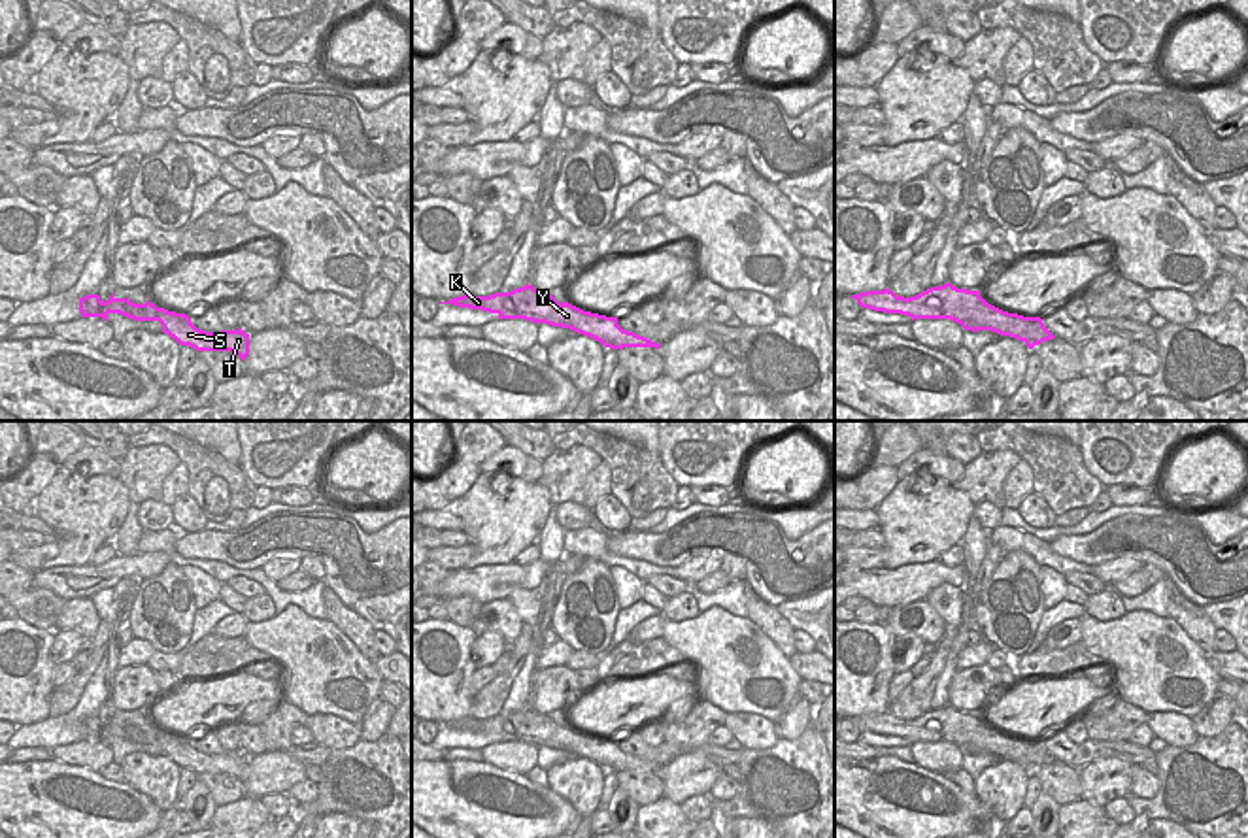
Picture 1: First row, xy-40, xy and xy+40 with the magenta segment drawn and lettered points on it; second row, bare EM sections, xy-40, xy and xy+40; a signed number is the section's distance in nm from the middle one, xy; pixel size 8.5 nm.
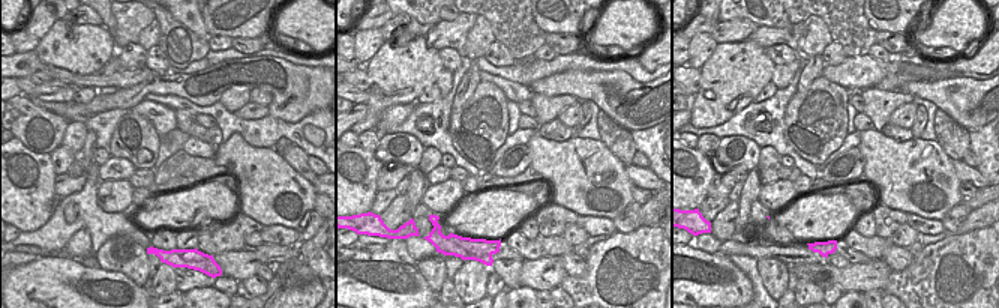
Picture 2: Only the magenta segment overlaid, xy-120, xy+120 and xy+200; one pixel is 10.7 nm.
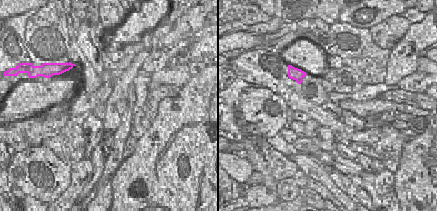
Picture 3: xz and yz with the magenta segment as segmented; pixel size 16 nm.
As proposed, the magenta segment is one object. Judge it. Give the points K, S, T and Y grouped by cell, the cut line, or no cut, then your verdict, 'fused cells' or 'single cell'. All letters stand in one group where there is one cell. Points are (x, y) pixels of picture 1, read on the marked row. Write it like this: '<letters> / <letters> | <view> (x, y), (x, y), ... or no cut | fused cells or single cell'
K S T Y | no cut | single cell

